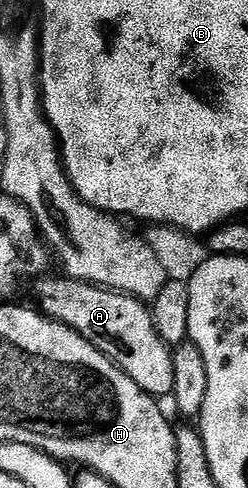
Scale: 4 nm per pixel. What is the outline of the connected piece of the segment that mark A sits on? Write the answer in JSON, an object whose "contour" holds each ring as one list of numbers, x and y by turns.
{"contour":[[59,273,50,275,34,280,38,310,48,319,55,319,81,333,85,341,92,343,124,373,133,377,145,393,156,397,170,396,173,389,173,351,165,341,161,341,157,325,153,325,150,306,144,300,121,291,83,283,80,279,69,279]]}

